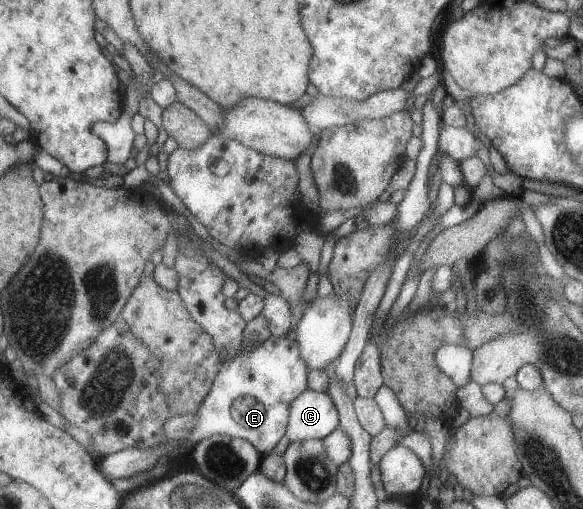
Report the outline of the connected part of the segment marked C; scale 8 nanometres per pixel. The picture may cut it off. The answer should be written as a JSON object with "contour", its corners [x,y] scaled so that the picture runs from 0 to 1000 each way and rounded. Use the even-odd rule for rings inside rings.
{"contour":[[[521,766],[494,802],[487,857],[496,868],[554,862],[580,839],[575,796],[557,770]]]}

